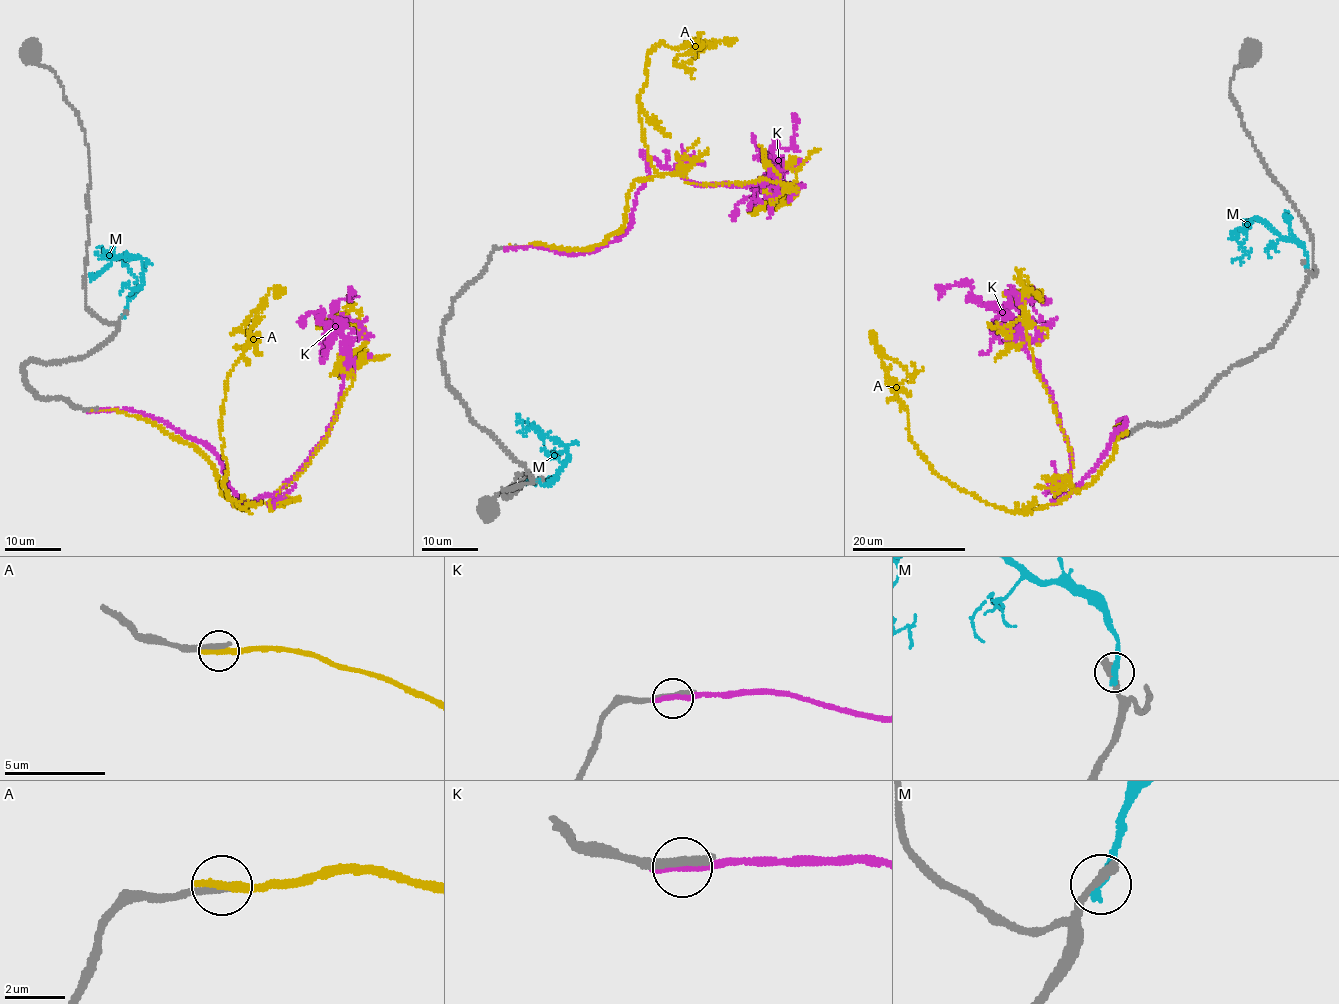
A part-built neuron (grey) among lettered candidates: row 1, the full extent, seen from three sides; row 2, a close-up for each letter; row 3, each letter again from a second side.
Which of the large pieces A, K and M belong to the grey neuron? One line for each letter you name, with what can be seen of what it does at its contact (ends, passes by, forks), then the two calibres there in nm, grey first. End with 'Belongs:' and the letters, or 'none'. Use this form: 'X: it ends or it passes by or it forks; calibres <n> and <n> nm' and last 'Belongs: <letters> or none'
Belongs: none

